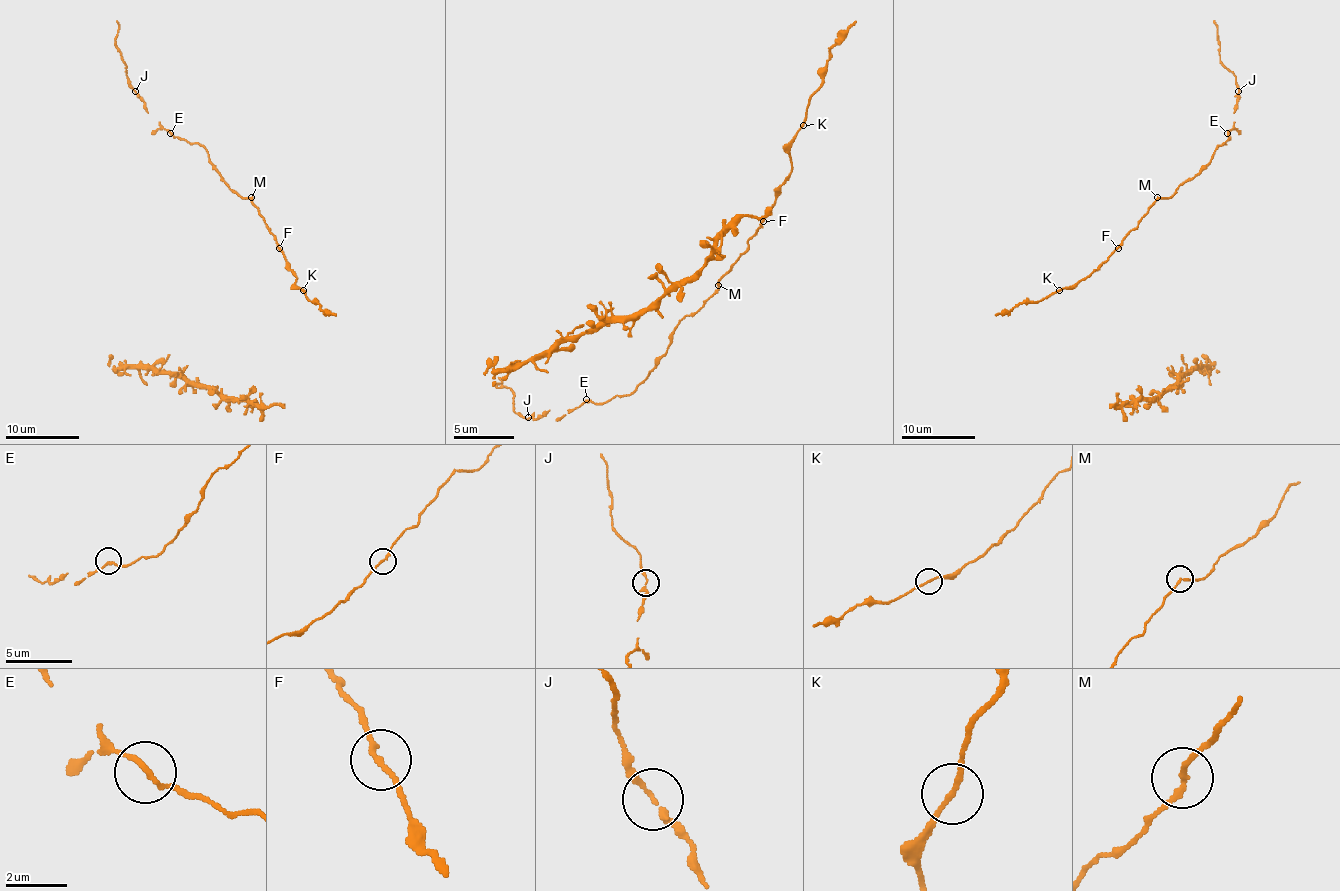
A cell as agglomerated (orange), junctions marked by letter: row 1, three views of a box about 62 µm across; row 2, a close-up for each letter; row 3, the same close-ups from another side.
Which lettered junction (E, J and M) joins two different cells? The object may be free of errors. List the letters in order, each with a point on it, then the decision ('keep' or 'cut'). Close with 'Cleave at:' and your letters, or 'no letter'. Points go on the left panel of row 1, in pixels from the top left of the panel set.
E: (170, 133) | keep
J: (135, 91) | keep
M: (251, 197) | keep
Cleave at: no letter

